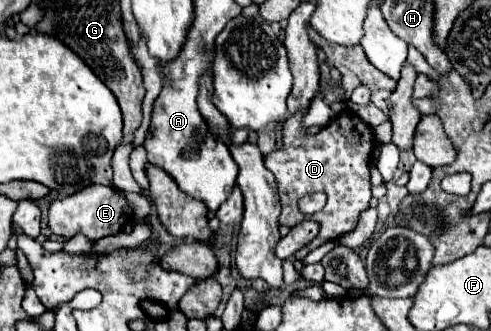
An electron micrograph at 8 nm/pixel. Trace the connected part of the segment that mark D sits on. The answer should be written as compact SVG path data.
M348 109L334 115L334 119L316 135L306 131L304 113L296 111L282 125L282 135L284 135L284 147L264 157L266 167L274 173L278 181L280 203L282 203L280 223L294 227L304 219L304 215L298 209L300 197L312 195L316 191L322 191L328 197L324 209L314 213L314 219L320 223L318 237L312 243L308 243L308 247L304 247L294 255L294 259L302 261L312 249L320 247L322 243L334 241L344 233L352 231L360 219L360 213L370 207L372 193L370 193L368 163L370 163L370 153L374 149L376 137L372 127L356 113L350 113Z

